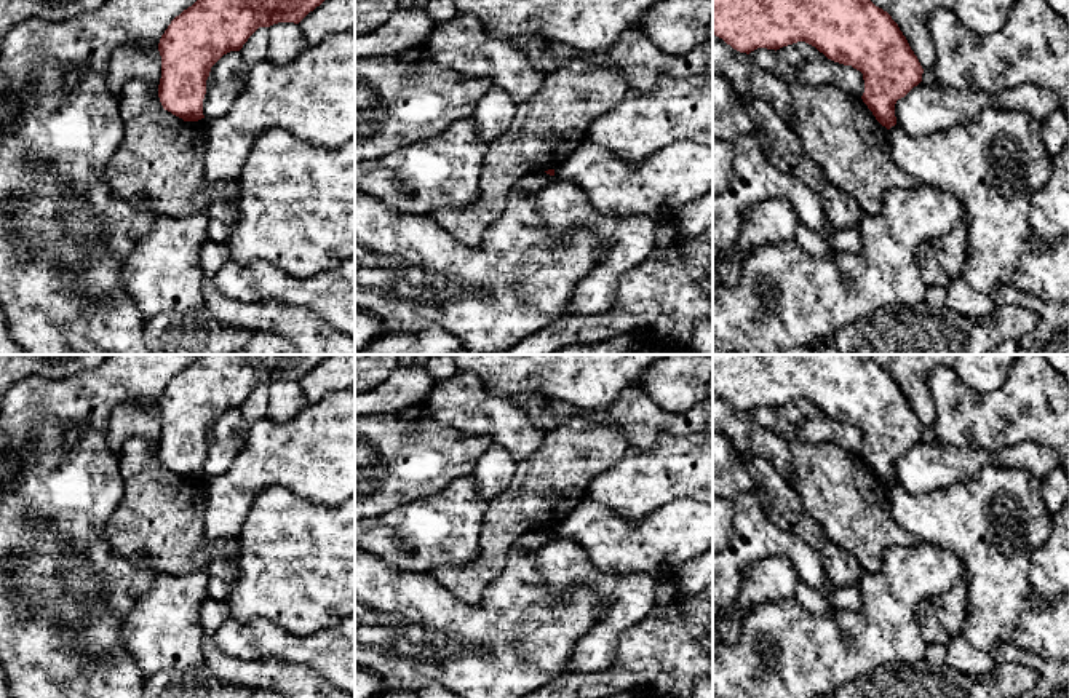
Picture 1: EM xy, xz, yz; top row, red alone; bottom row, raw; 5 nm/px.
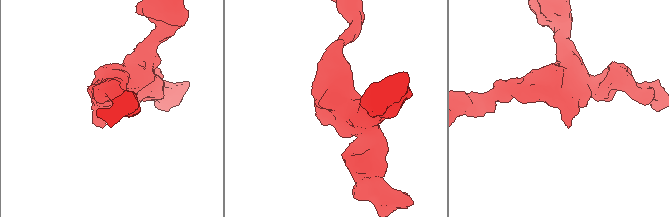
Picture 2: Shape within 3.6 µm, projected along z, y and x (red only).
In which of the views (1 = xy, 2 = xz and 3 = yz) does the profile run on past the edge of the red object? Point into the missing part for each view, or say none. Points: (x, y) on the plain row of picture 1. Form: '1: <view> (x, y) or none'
1: none
2: none
3: none

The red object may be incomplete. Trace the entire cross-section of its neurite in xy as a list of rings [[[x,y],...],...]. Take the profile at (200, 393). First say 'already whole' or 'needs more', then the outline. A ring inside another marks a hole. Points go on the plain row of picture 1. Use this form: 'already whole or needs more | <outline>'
already whole | [[[200,355],[176,374],[160,396],[161,436],[158,455],[165,468],[184,479],[198,479],[203,473],[206,438],[211,425],[227,410],[240,409],[259,385],[278,380],[299,382],[326,355]]]

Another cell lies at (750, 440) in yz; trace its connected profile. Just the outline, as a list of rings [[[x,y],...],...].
[[[713,391],[713,431],[724,434],[741,458],[762,457],[788,482],[793,479],[793,457],[788,442],[759,426],[746,410],[740,410]]]

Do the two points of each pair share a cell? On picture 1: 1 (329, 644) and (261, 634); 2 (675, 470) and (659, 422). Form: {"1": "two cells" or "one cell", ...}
{"1": "one cell", "2": "two cells"}

